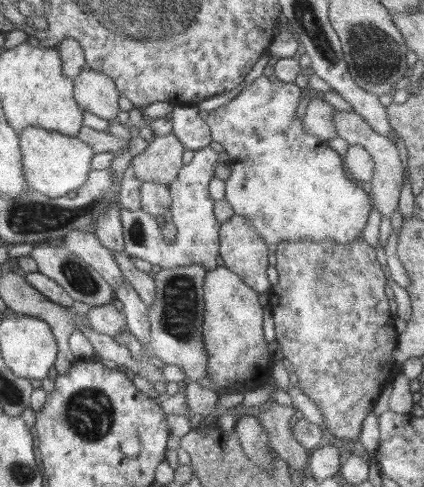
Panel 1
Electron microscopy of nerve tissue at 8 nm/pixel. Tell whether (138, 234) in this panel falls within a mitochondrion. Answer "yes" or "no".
yes

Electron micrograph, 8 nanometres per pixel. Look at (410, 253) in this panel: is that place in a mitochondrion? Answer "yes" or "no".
no

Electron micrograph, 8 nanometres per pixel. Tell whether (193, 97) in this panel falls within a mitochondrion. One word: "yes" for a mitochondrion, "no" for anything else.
no

